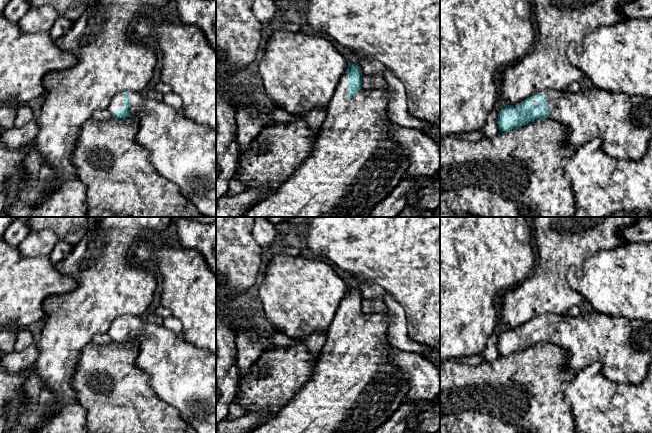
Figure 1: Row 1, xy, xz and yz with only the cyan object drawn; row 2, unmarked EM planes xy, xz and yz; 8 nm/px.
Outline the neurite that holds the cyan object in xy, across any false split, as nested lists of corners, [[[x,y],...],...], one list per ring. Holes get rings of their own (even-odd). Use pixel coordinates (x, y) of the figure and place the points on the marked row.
[[[117,93],[109,107],[115,119],[139,117],[135,142],[145,148],[156,171],[176,184],[205,217],[216,217],[216,130],[187,119],[180,111],[141,93]]]

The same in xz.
[[[348,62],[348,69],[327,107],[327,115],[311,154],[276,193],[255,204],[243,217],[361,217],[389,196],[408,176],[409,157],[389,135],[393,126],[387,115],[391,90],[388,86],[382,90],[365,90],[362,76],[360,66]]]

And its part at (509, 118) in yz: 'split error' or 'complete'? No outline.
split error

